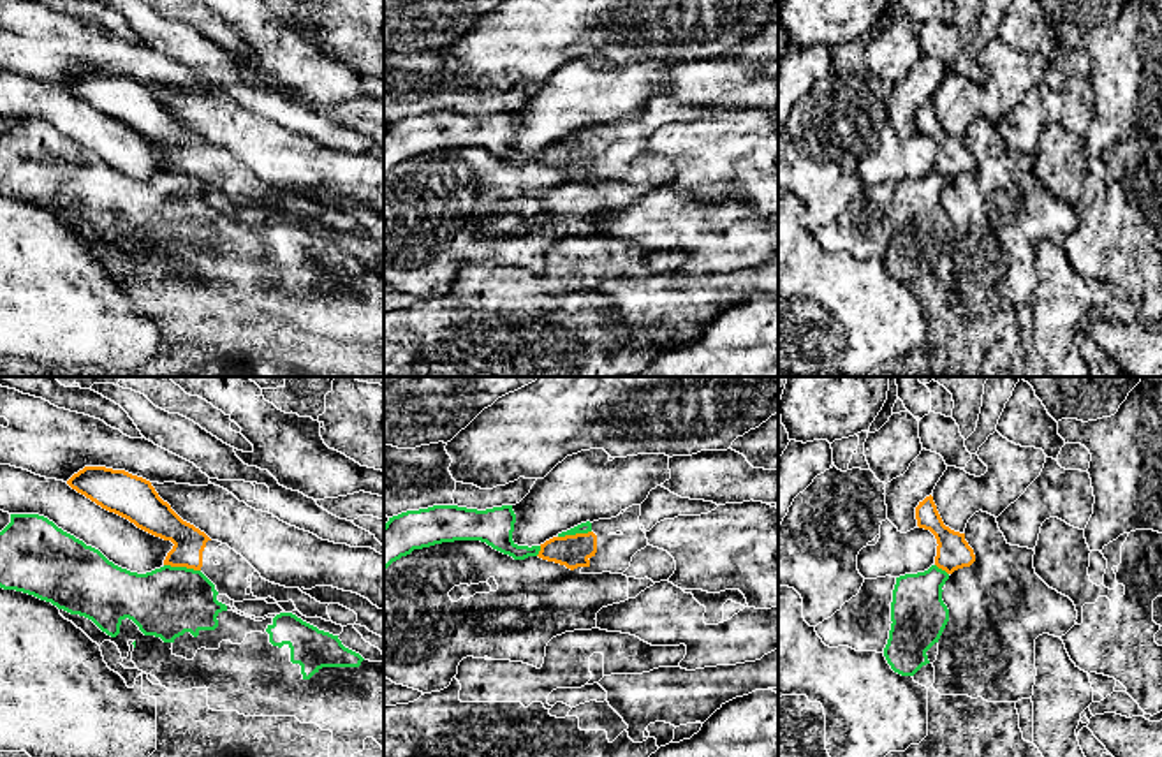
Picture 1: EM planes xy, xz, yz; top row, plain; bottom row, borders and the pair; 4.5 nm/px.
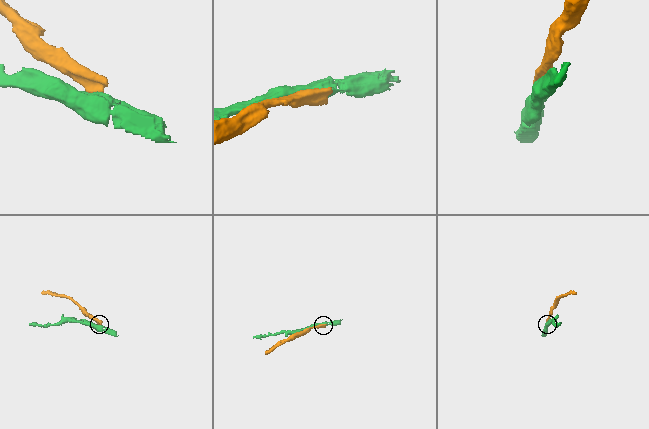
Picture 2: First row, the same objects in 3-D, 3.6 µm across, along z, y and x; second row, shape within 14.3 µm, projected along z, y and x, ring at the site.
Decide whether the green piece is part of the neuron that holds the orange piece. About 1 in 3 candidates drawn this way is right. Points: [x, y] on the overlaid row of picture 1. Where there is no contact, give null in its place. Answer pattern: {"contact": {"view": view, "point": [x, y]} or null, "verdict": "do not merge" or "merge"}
{"contact": {"view": "xy", "point": [182, 565]}, "verdict": "do not merge"}

